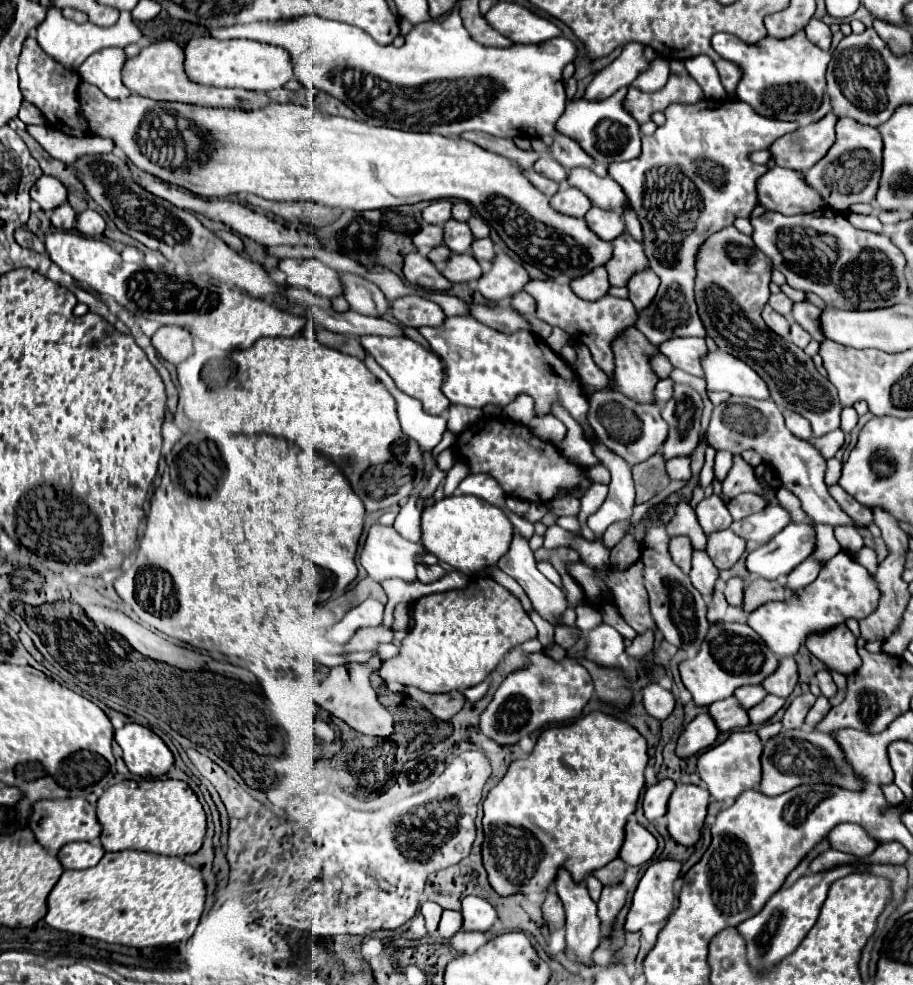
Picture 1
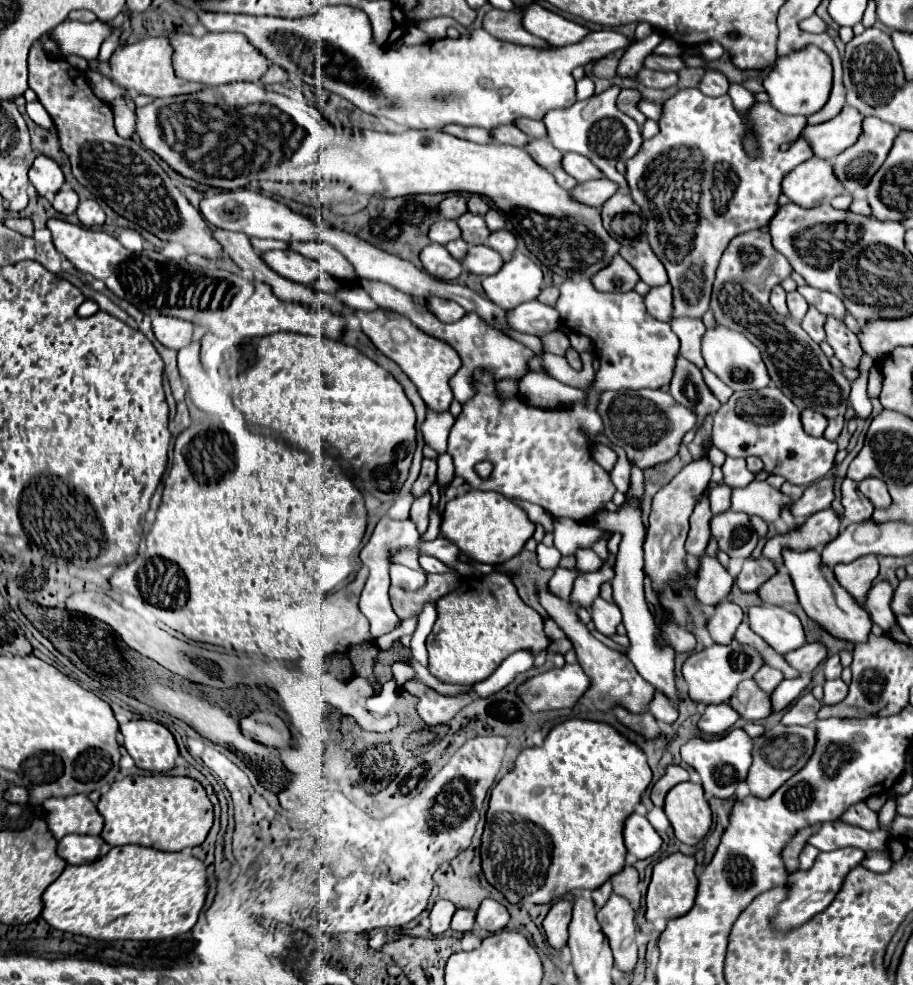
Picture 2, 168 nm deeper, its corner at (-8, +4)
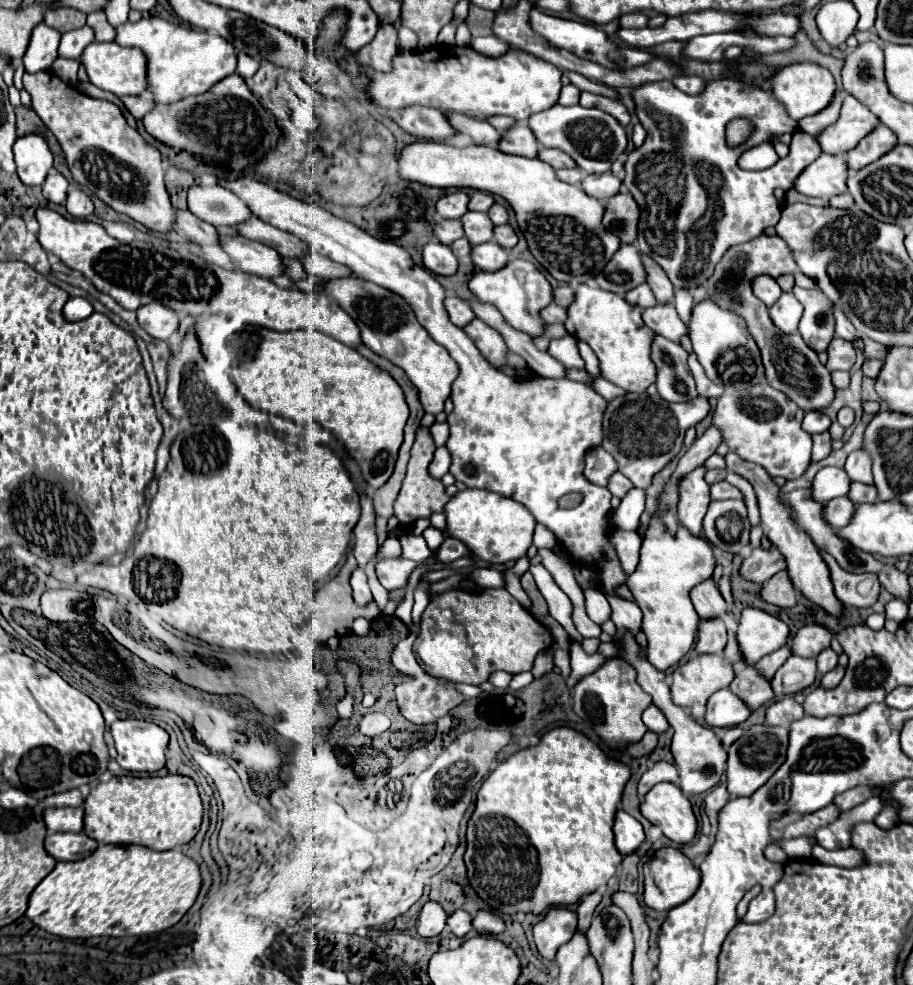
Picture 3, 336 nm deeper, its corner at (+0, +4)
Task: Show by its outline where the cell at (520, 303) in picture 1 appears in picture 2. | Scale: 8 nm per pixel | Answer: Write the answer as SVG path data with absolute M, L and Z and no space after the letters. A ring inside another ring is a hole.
M546 287L542 293L540 293L540 297L538 297L538 301L542 301L544 305L556 305L556 299L560 297L560 289L558 287Z

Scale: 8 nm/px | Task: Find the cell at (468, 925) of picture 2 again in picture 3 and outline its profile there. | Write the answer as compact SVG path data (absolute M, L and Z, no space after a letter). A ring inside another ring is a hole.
M458 909L448 917L448 929L456 935L456 937L464 937L470 929L472 929L472 915Z

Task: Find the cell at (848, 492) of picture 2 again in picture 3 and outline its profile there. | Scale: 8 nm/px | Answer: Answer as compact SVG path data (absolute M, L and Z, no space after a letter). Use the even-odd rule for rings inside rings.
M852 483L848 491L848 499L858 507L862 503L874 503L876 501L876 487L868 487L864 483Z

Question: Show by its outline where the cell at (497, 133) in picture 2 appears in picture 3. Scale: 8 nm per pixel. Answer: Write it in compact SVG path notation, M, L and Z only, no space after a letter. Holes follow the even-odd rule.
M448 115L448 121L458 127L460 133L466 133L472 137L474 143L478 145L498 145L500 141L500 131L496 131L490 123L486 121L476 121L476 119L470 119L466 115Z

